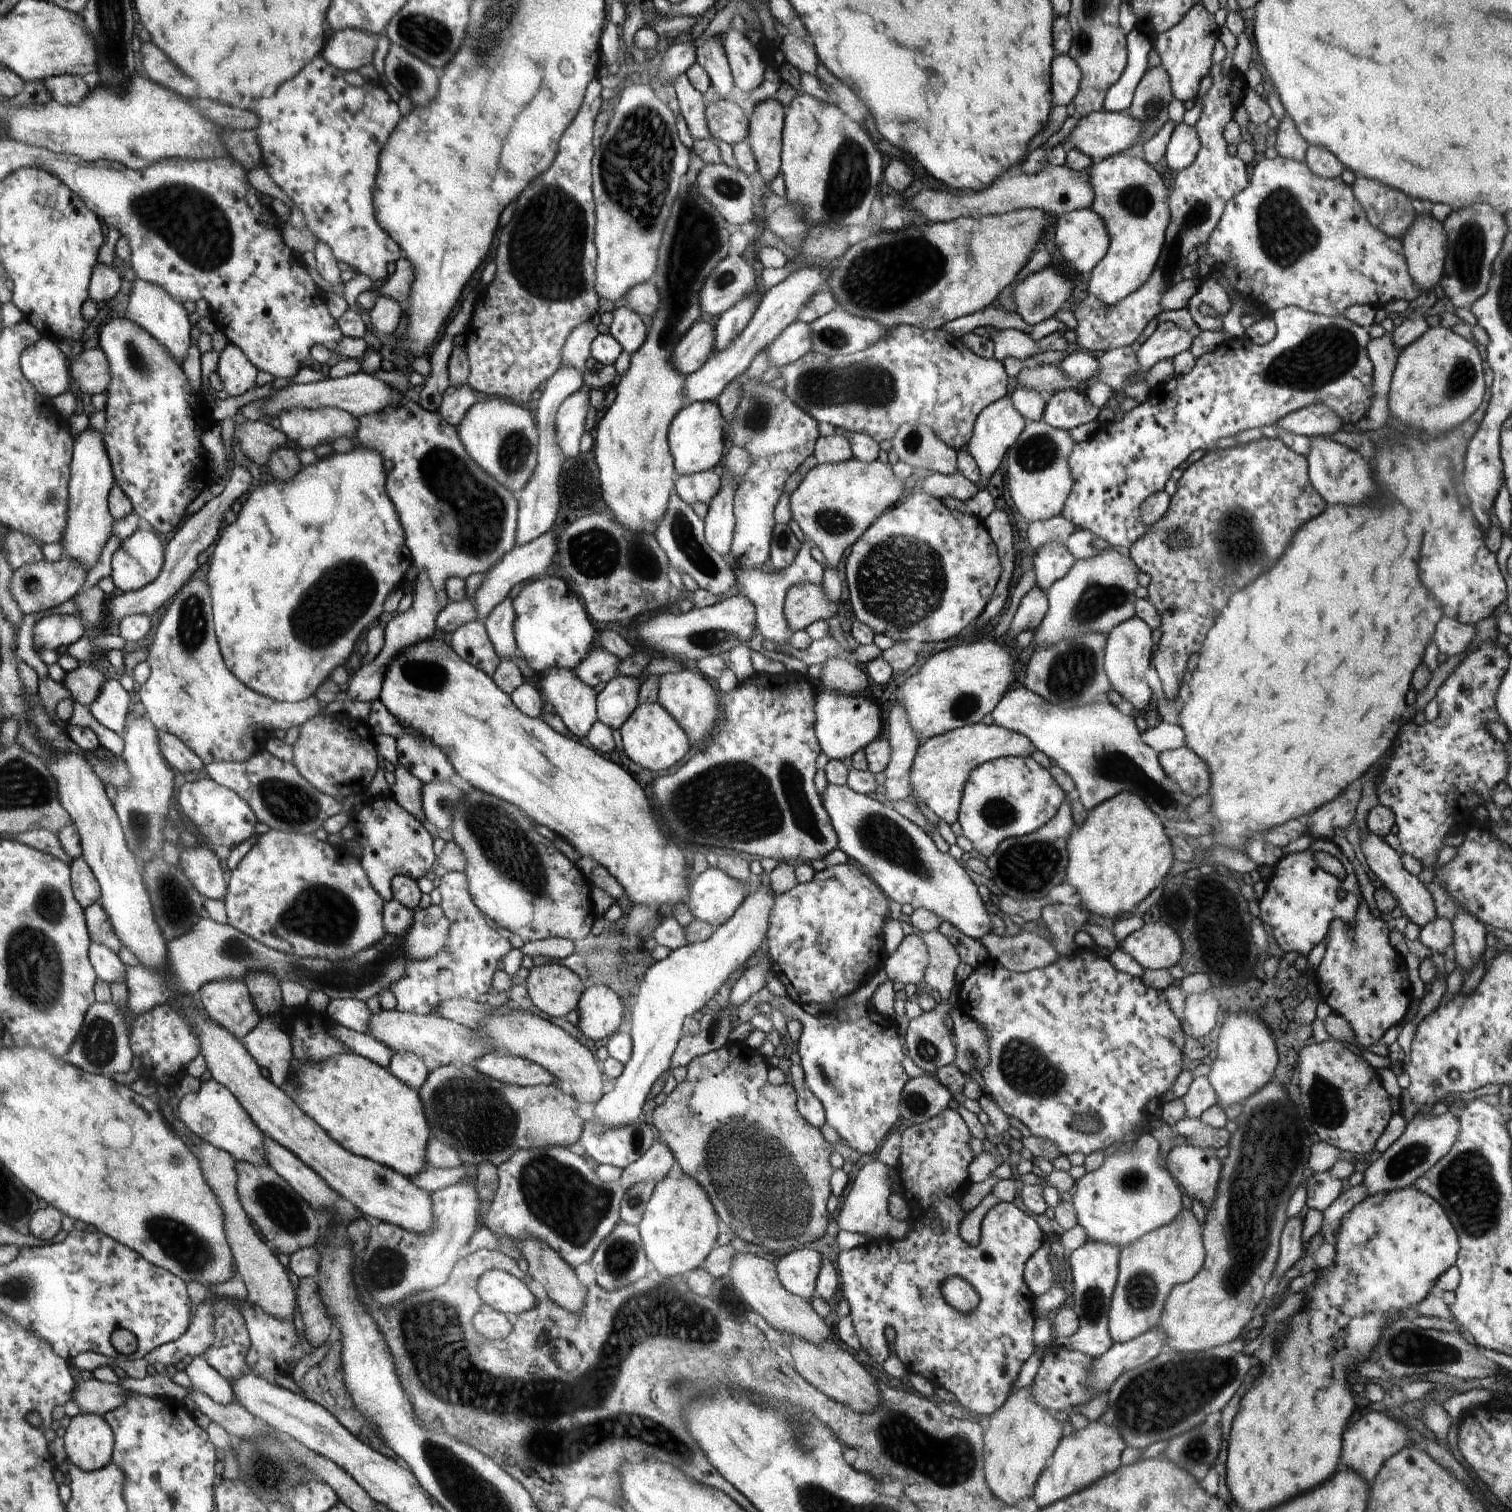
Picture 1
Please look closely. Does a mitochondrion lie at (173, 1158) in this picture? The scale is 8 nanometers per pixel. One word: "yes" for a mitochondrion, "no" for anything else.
yes

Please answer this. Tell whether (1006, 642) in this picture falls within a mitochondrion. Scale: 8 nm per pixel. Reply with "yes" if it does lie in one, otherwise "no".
no

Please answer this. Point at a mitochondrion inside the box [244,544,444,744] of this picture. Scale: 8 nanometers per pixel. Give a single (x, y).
(341, 593)

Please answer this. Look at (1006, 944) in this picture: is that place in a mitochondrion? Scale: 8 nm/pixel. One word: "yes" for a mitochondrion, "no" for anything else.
no

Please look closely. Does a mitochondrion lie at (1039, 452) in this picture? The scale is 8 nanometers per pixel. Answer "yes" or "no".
yes

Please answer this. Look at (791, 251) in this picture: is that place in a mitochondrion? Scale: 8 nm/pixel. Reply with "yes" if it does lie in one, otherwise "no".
no

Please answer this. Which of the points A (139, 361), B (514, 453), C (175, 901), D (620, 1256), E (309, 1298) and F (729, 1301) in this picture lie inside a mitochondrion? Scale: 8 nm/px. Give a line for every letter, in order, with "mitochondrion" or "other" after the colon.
A: mitochondrion
B: mitochondrion
C: mitochondrion
D: mitochondrion
E: other
F: mitochondrion

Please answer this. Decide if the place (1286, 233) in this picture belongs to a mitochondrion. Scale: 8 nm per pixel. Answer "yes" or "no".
yes

